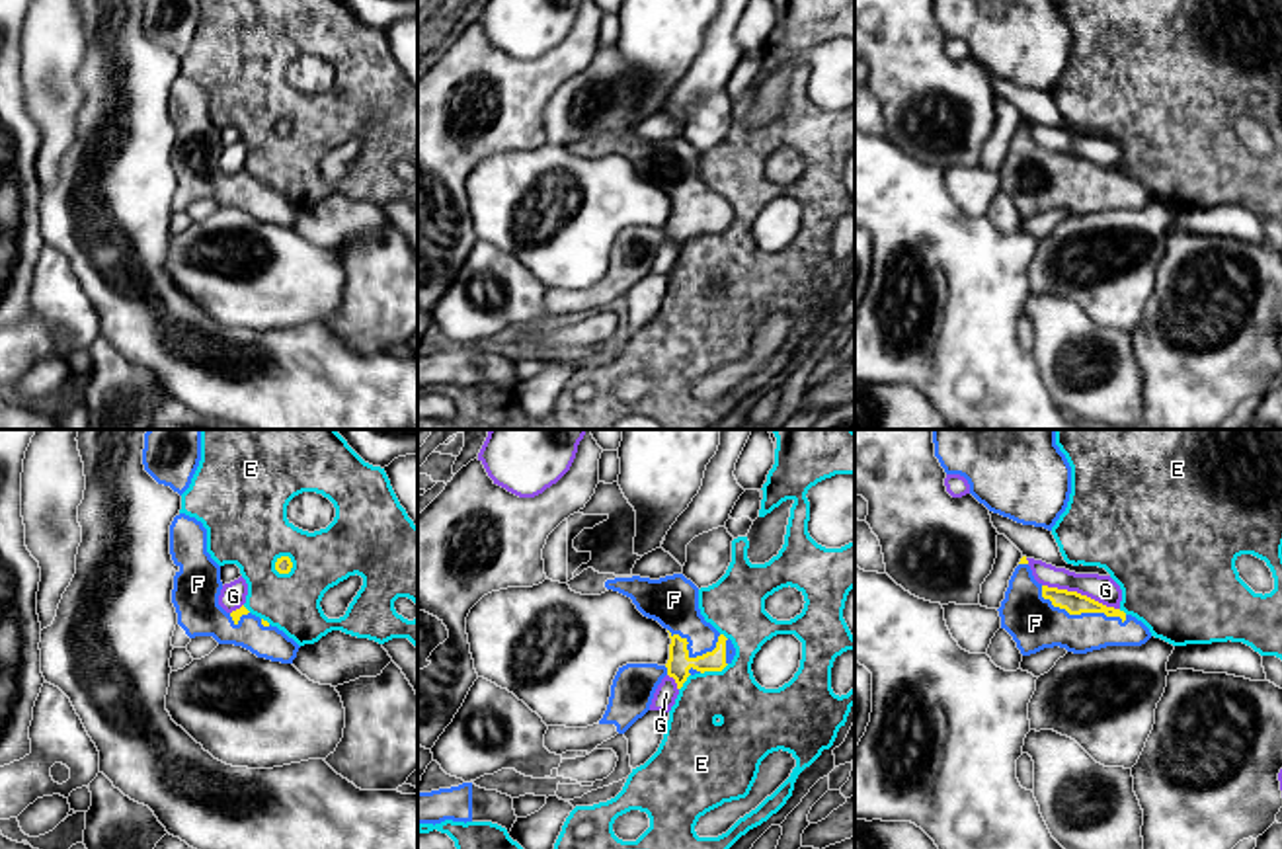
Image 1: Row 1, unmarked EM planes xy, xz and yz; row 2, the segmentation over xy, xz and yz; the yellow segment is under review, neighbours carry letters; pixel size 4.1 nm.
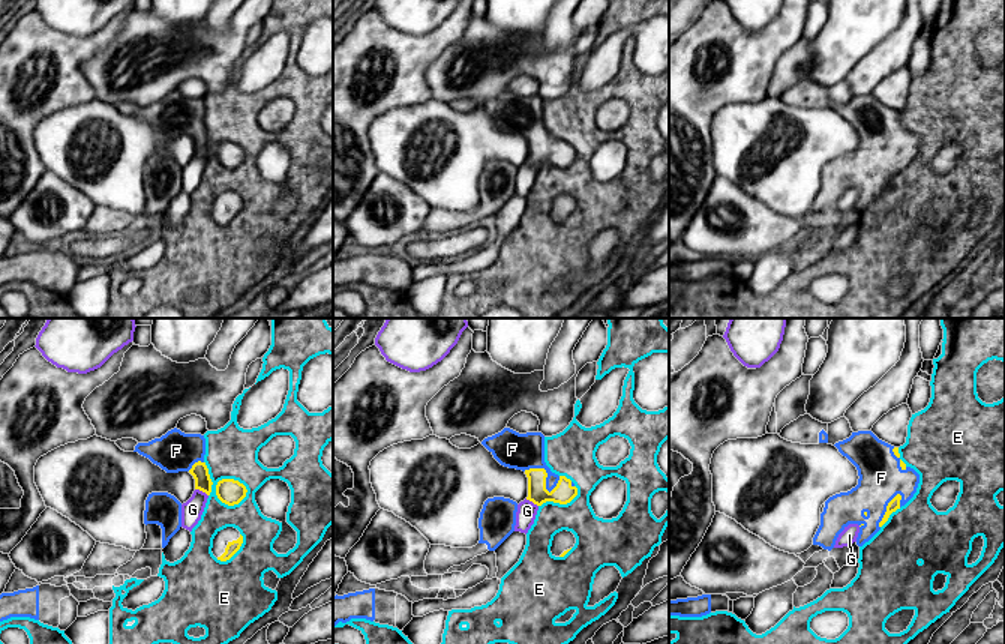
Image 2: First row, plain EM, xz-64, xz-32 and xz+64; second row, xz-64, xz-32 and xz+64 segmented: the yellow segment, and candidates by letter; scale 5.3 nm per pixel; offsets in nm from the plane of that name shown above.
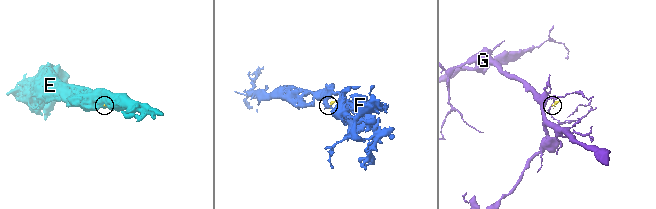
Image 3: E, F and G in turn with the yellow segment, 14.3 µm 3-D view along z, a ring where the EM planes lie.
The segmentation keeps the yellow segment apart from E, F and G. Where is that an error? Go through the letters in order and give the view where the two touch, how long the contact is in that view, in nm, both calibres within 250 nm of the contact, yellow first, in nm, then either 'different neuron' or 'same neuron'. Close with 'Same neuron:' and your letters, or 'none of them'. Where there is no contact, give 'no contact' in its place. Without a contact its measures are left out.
E: meets yellow in xy; contact 90 nm long; 70 nm thick on the yellow side, 360 nm on the other; different neuron
F: meets yellow in yz; contact 380 nm long; 90 nm thick on the yellow side, 220 nm on the other; same neuron
G: meets yellow in yz; contact 340 nm long; 90 nm thick on the yellow side, 110 nm on the other; different neuron
Same neuron: F

